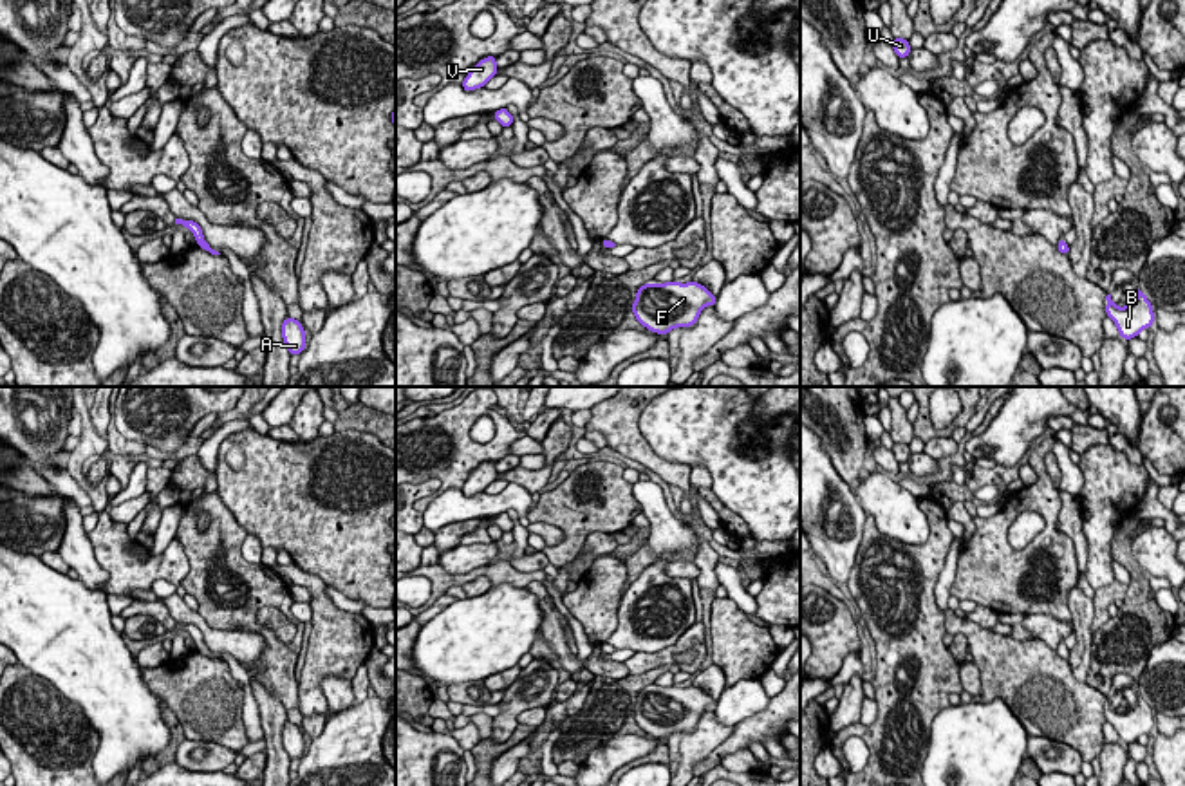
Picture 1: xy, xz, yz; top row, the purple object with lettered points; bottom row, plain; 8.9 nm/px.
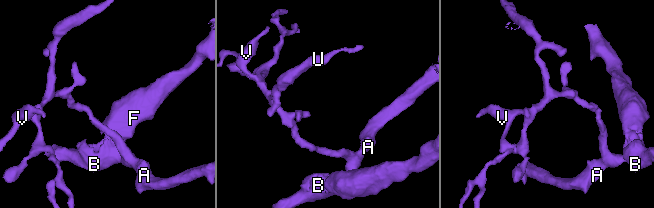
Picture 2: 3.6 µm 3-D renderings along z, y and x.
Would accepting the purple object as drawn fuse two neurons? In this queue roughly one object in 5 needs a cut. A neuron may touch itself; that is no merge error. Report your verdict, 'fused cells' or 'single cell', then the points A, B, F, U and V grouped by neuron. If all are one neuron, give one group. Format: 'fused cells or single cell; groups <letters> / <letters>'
single cell; groups A B F U V

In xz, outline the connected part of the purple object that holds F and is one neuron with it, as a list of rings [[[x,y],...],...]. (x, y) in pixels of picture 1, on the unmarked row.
[[[697,687],[643,688],[632,708],[636,725],[652,737],[668,739],[676,732],[692,732],[717,701]]]

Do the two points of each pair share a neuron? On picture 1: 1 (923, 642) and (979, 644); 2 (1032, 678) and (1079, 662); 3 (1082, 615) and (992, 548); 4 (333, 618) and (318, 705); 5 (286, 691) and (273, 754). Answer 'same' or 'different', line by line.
1: different
2: different
3: different
4: same
5: different

